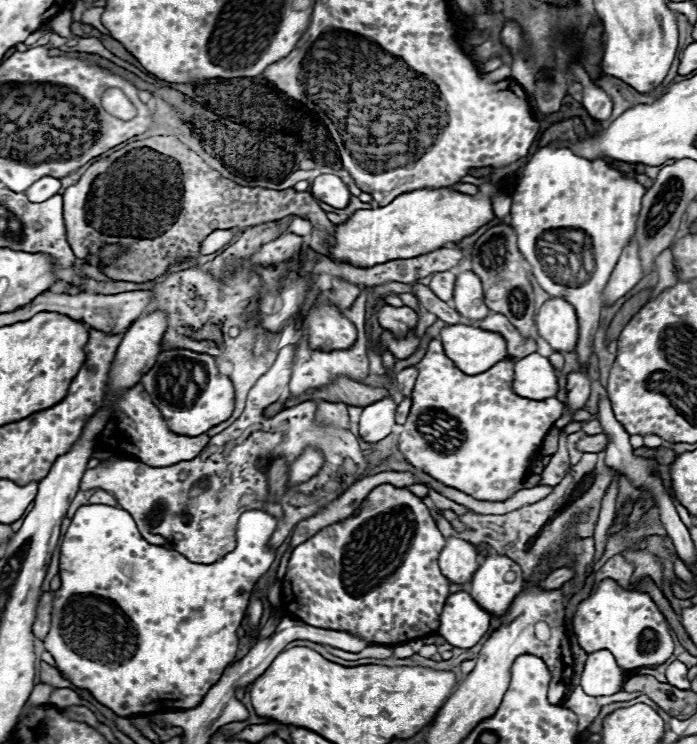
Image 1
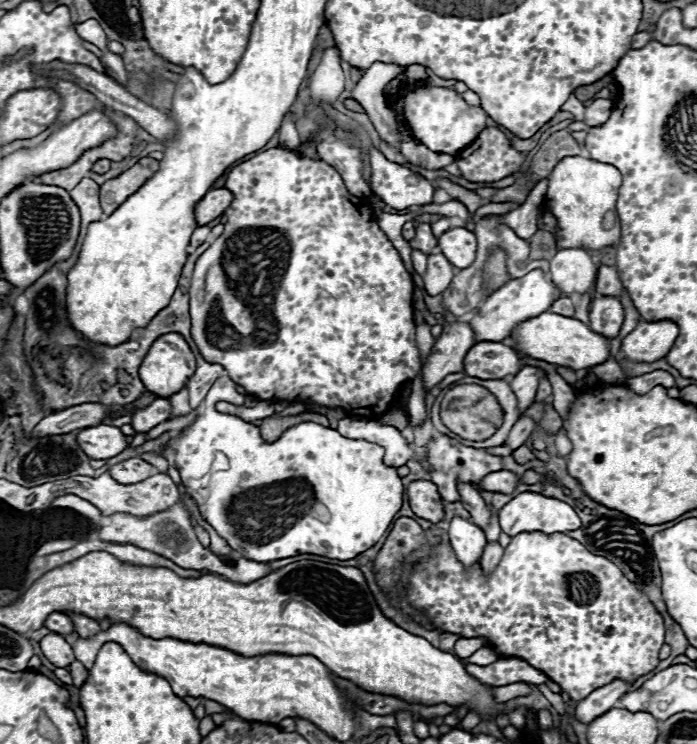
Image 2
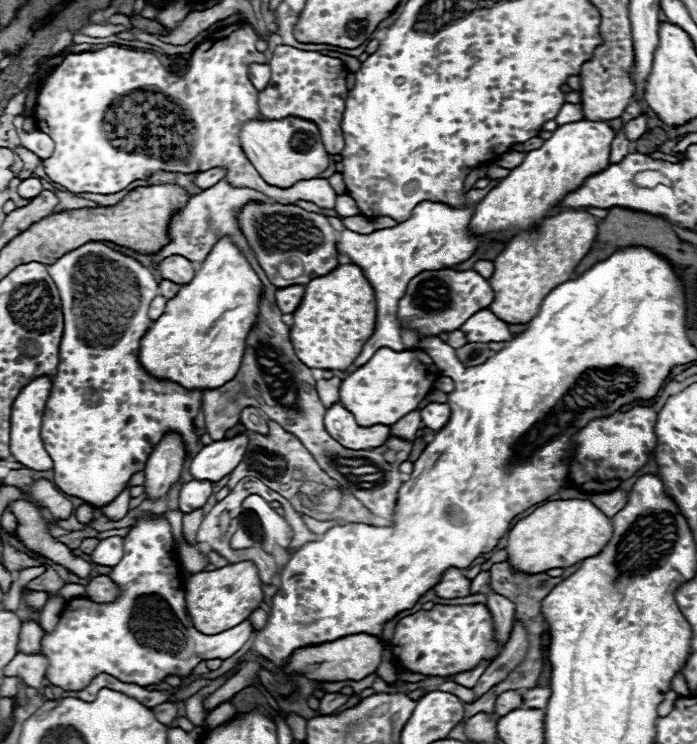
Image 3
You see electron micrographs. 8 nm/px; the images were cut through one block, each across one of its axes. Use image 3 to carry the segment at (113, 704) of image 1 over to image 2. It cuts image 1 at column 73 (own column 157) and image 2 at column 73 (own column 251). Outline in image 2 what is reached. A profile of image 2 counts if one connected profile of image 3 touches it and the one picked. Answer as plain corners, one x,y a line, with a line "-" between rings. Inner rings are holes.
54,612
46,618
44,626
50,630
50,632
56,632
56,634
62,634
62,636
68,636
74,632
74,624
70,620
70,616
62,614
62,612

